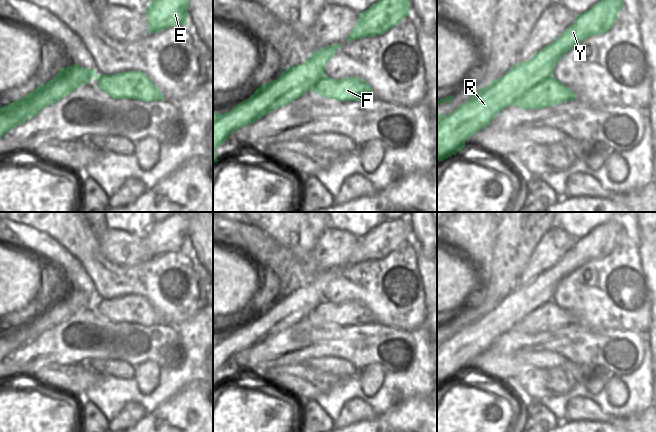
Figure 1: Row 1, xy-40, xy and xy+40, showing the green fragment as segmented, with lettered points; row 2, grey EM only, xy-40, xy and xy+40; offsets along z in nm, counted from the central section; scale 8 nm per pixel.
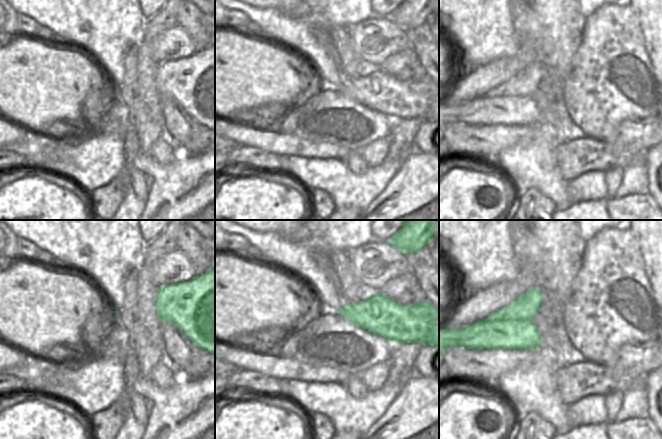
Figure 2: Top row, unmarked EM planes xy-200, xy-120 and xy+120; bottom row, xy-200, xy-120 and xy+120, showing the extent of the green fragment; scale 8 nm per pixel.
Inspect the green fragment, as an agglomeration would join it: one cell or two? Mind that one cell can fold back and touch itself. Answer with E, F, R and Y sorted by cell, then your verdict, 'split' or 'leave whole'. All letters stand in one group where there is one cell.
groups E R Y / F; split

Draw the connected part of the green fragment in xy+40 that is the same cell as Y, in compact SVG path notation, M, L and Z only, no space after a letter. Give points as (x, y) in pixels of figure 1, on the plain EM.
M612 220L596 227L588 235L577 239L573 248L567 251L550 269L535 277L528 285L511 291L500 303L493 303L489 309L478 314L468 325L447 339L437 349L437 386L461 375L465 371L465 365L488 350L500 335L513 329L534 311L550 302L557 286L568 275L588 261L602 259L609 255L622 231L623 226Z

